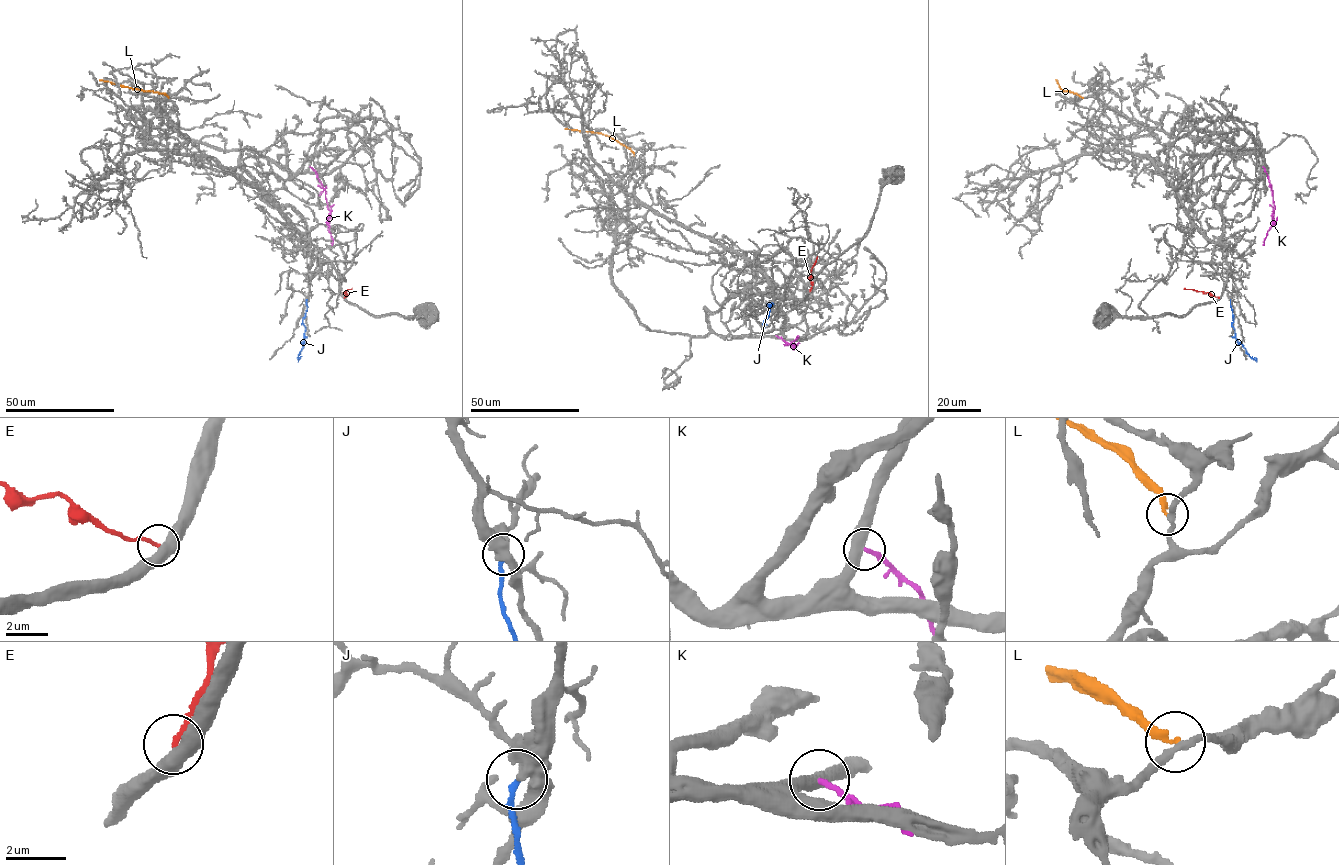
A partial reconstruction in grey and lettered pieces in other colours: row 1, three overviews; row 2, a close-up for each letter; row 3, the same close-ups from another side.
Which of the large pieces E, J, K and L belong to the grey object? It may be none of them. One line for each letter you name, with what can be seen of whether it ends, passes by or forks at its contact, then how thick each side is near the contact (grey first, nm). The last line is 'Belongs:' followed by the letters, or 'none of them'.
Belongs: none of them

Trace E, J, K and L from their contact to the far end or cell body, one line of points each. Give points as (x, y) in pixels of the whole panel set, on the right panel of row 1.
E: (1219, 298), (1208, 292), (1184, 288)
J: (1230, 299), (1236, 339), (1254, 357)
K: (1263, 167), (1275, 206), (1274, 223), (1263, 245)
L: (1082, 98), (1063, 90), (1055, 80)

